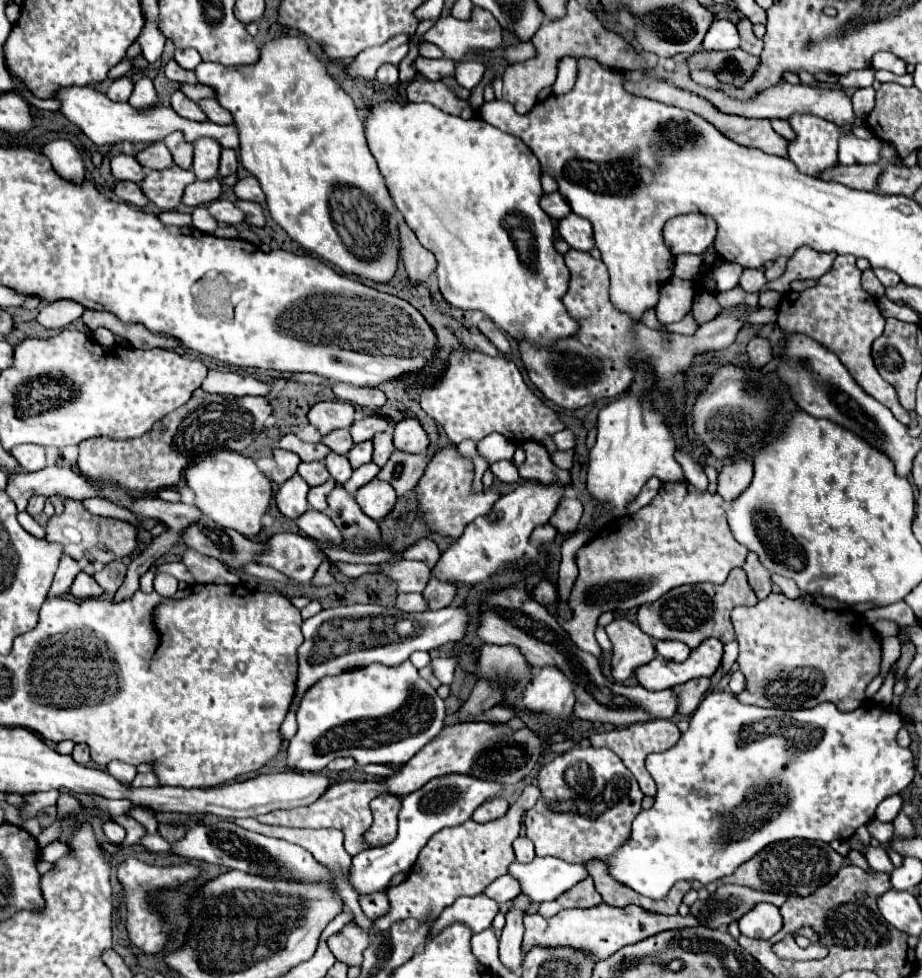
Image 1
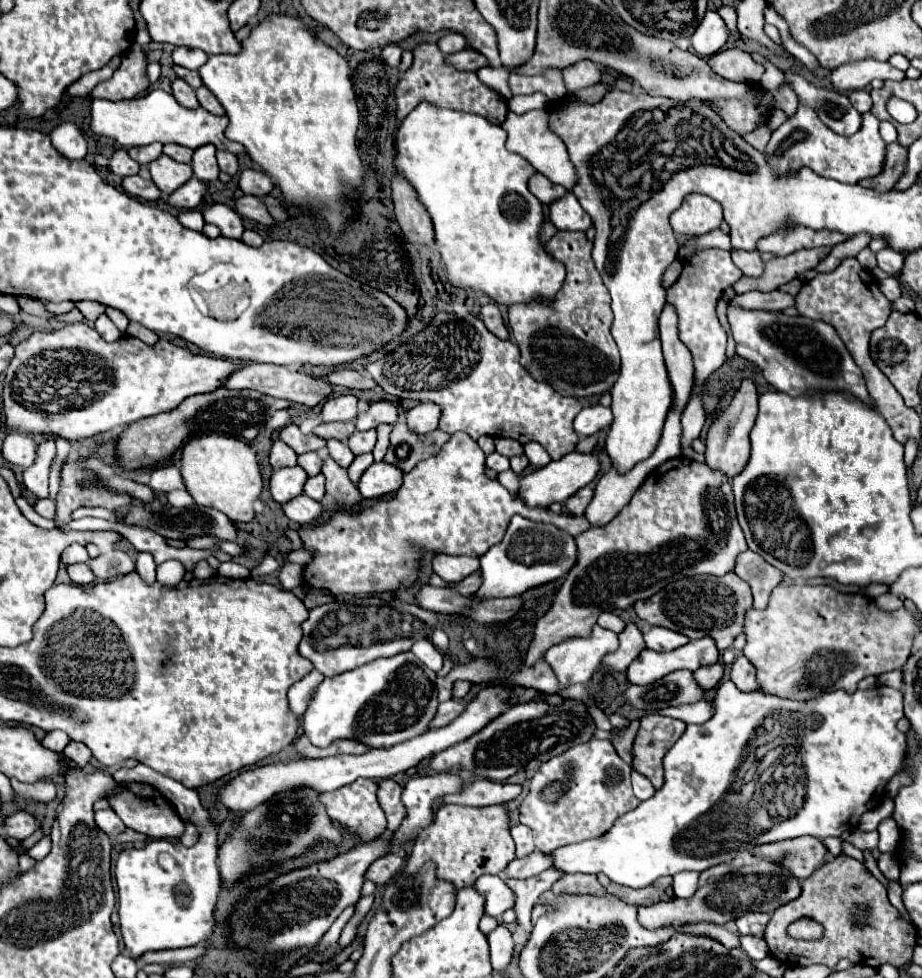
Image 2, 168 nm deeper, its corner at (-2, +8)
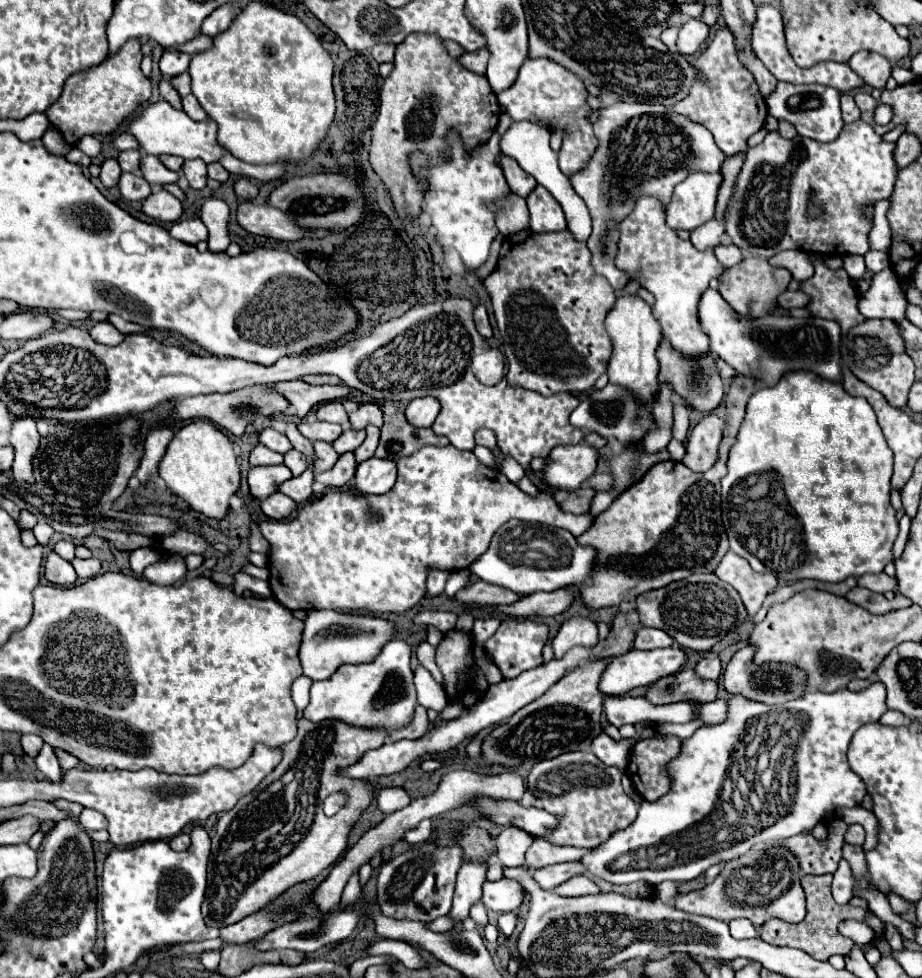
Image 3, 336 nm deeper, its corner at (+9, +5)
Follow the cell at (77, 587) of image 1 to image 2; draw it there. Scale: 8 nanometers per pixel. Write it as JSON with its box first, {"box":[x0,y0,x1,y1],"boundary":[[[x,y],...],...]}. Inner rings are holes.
{"box":[67,563,95,585],"boundary":[[[87,563],[69,565],[69,567],[67,567],[67,573],[69,573],[71,581],[77,583],[77,585],[91,585],[91,583],[95,581],[95,575],[93,575],[93,571],[89,569]]]}

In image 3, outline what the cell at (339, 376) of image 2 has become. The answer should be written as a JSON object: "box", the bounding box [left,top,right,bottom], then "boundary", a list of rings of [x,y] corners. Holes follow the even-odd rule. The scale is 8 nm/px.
{"box":[302,374,342,384],"boundary":[[[320,374],[320,376],[304,376],[302,380],[304,380],[304,382],[308,382],[308,384],[340,384],[340,382],[342,382],[340,378],[330,376],[330,374]]]}

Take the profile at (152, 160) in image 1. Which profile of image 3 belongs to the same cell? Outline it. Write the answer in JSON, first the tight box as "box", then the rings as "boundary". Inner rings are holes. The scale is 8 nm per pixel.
{"box":[118,150,140,172],"boundary":[[[124,150],[118,156],[122,172],[138,172],[140,168],[140,150]]]}

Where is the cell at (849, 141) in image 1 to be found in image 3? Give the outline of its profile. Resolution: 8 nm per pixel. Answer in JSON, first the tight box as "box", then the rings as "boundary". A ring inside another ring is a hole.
{"box":[766,82,844,142],"boundary":[[[778,82],[776,90],[766,98],[768,112],[774,118],[784,118],[792,122],[798,134],[818,140],[818,142],[832,142],[844,128],[842,112],[840,112],[840,92],[830,86],[796,86],[790,82]]]}

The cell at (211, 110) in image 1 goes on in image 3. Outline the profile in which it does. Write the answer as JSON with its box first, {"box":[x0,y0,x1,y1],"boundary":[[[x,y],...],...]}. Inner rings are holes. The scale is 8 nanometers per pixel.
{"box":[182,94,208,120],"boundary":[[[188,94],[182,98],[182,104],[184,104],[184,112],[192,118],[192,120],[206,120],[208,114],[204,112],[204,108],[198,104],[196,96],[194,94]]]}

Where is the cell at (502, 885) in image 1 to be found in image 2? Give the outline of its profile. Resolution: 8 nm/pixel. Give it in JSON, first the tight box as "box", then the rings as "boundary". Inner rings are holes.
{"box":[505,851,551,879],"boundary":[[[533,851],[531,855],[527,855],[523,859],[513,859],[507,865],[505,875],[515,877],[515,879],[529,879],[549,867],[551,867],[551,855],[545,855],[541,851]]]}

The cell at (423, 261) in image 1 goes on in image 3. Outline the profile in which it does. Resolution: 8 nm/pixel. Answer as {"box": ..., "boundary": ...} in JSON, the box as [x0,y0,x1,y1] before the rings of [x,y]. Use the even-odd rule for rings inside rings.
{"box":[370,34,500,220],"boundary":[[[408,34],[402,44],[396,46],[396,60],[392,74],[384,80],[380,92],[380,112],[372,128],[372,146],[370,146],[370,164],[374,172],[384,182],[394,208],[398,212],[406,212],[408,218],[416,220],[422,212],[422,192],[420,184],[416,184],[410,168],[408,168],[408,152],[438,152],[444,148],[444,134],[448,128],[456,128],[464,136],[464,144],[482,144],[492,136],[500,118],[500,106],[496,94],[492,92],[486,76],[474,74],[458,64],[456,58],[448,56],[442,48],[442,40],[436,36],[424,34]]]}

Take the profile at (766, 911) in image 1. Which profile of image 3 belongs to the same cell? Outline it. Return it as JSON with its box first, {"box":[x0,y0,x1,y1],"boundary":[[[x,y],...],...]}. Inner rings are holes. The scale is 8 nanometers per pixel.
{"box":[730,920,758,940],"boundary":[[[732,920],[730,922],[730,934],[738,940],[742,938],[754,938],[758,932],[756,932],[756,926],[750,922],[750,920]]]}

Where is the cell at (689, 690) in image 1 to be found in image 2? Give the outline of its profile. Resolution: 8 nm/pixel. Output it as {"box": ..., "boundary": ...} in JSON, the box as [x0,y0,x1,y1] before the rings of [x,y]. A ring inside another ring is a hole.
{"box":[693,661,725,689],"boundary":[[[717,661],[717,663],[709,665],[709,667],[699,667],[693,675],[695,675],[695,681],[697,681],[703,689],[713,689],[713,687],[719,685],[723,673],[725,673],[723,663]]]}

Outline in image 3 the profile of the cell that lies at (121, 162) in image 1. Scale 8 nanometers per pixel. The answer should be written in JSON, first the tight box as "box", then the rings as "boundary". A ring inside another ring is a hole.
{"box":[100,158,122,188],"boundary":[[[108,158],[108,160],[104,160],[104,162],[102,162],[100,180],[102,180],[102,184],[104,184],[106,188],[110,188],[110,186],[116,186],[116,184],[118,184],[118,180],[120,180],[120,174],[122,174],[122,170],[120,170],[120,164],[118,164],[118,160],[114,160],[114,158]]]}

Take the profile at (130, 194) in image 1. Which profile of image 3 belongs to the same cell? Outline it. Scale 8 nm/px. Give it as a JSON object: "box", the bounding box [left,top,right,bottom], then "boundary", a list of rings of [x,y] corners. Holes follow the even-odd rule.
{"box":[118,174,152,200],"boundary":[[[122,174],[118,188],[126,200],[144,200],[152,192],[150,184],[138,174]]]}

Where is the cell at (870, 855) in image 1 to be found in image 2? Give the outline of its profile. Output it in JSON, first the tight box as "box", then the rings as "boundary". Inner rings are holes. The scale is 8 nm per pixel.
{"box":[879,853,901,883],"boundary":[[[881,853],[879,855],[879,869],[881,873],[891,879],[891,881],[897,881],[899,883],[899,873],[901,873],[901,867],[899,867],[899,861],[893,853]]]}

